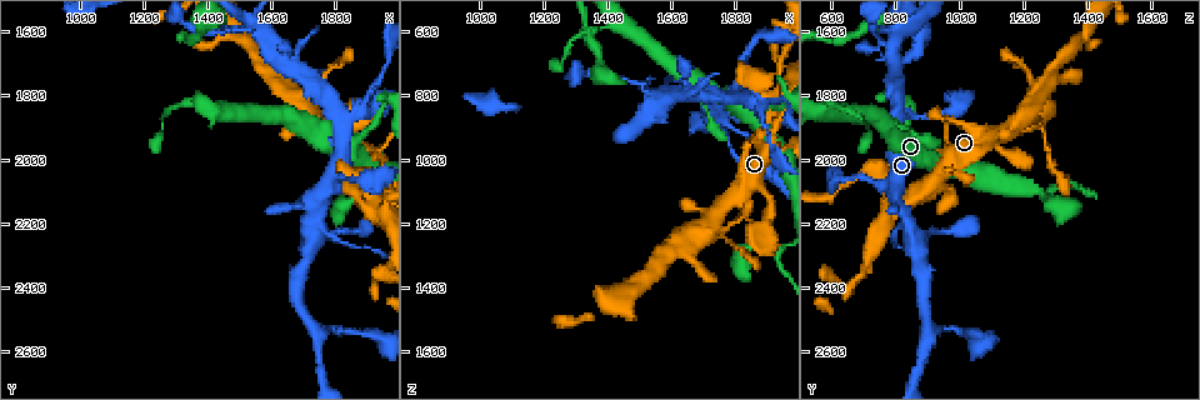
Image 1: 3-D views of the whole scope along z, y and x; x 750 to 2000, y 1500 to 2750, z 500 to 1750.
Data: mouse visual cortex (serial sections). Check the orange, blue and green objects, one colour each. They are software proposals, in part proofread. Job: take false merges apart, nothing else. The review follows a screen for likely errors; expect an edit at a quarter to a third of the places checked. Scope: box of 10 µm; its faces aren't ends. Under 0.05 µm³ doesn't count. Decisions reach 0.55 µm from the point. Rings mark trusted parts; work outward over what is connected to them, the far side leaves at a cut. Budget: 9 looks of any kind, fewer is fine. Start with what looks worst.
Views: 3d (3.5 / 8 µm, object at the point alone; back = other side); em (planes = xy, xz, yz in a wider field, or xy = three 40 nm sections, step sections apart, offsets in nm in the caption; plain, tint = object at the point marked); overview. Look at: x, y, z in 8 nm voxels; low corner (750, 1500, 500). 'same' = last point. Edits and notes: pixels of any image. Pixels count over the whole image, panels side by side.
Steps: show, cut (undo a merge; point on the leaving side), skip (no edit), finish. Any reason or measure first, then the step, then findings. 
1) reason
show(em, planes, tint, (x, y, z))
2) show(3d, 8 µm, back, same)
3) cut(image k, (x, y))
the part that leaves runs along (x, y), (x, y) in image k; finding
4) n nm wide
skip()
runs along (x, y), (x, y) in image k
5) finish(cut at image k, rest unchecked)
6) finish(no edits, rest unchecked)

four arms meet
show(3d, 3.5 µm, back, (1820, 1870, 810))

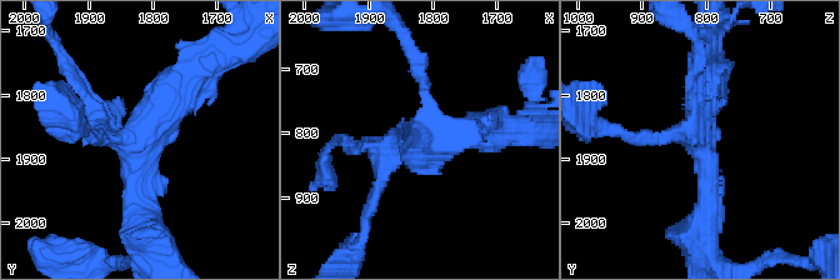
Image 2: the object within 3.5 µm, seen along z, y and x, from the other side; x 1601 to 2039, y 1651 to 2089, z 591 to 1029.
show(em, xy, step 5, tint, (1830, 1875, 810))

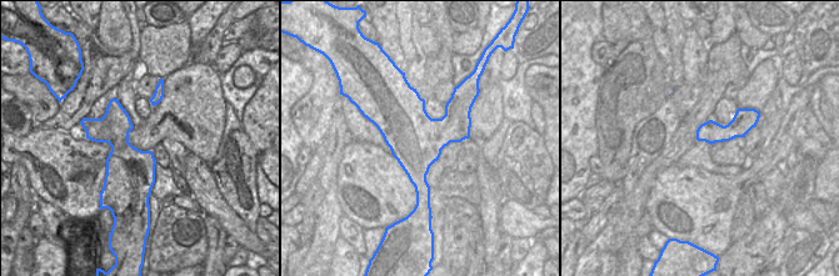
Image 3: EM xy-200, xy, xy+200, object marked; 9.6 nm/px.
skip()
runs along (143, 235), (135, 139), (185, 78) in image 2; all the same cell

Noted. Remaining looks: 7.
calibre changes
show(3d, 3.5 µm, (1370, 1820, 580))

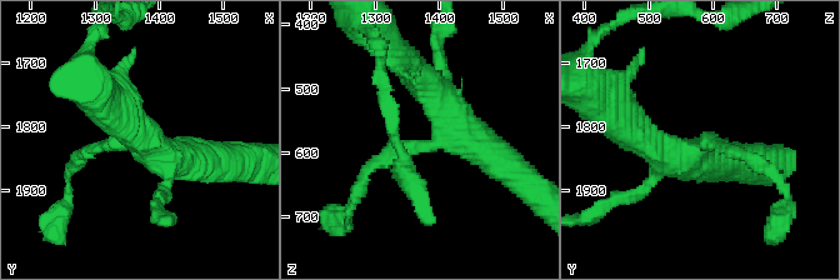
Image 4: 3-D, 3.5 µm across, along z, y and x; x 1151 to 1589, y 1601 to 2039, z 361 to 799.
arms of 150, 450 nm; shape alone is not enough
show(em, xy, step 3, tint, (1365, 1825, 590))

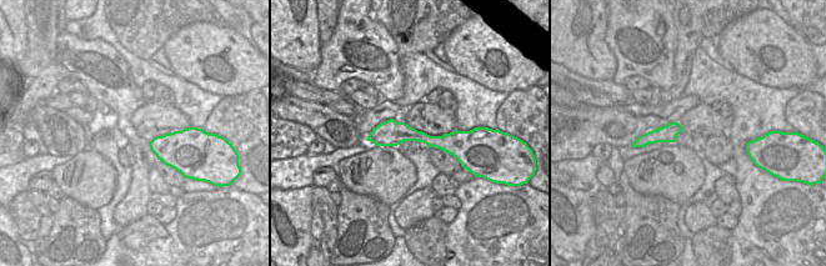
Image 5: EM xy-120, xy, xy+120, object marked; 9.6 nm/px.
show(em, xy, step 5, tint, same)

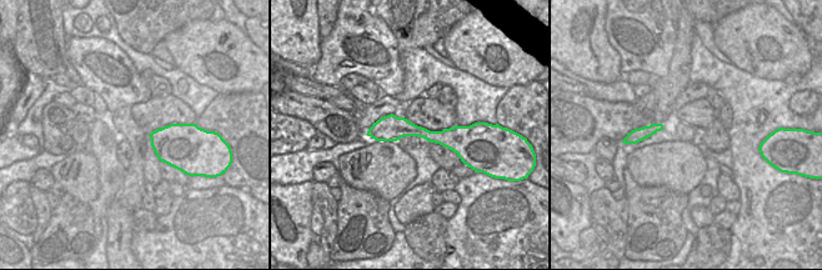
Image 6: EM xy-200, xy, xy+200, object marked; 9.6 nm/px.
skip()
runs along (371, 131), (464, 138) in image 6; one cell here

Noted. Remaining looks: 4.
three-way junction
show(3d, 3.5 µm, (1750, 2550, 900))

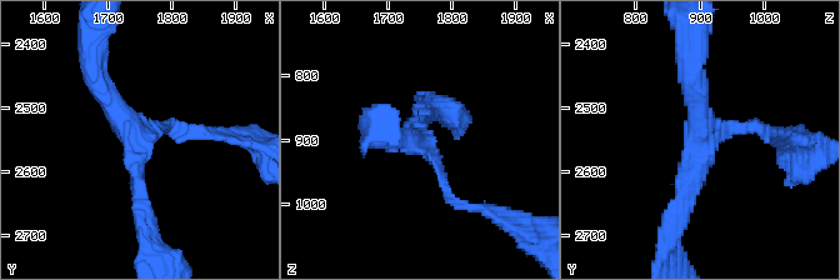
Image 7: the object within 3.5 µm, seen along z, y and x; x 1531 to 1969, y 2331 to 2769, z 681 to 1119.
3 arms; arms of 150, 200, 300 nm; now the EM
show(em, xy, step 2, plain, (1745, 2545, 905))

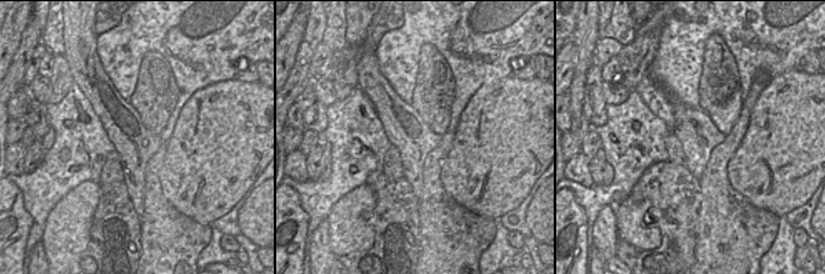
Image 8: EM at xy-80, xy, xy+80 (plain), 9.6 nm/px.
show(em, xy, step 2, tint, same)

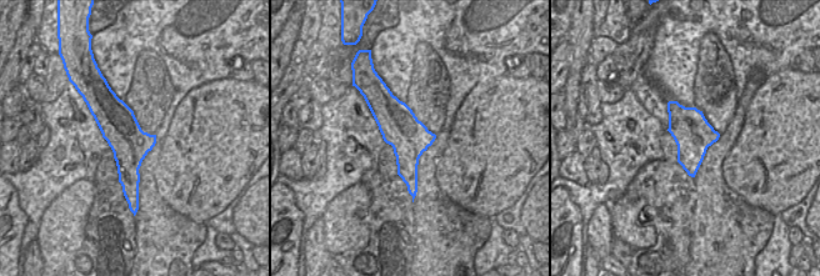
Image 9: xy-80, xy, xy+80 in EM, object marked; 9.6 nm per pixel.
380 nm wide
skip()
runs along (373, 131), (419, 144), (461, 205) in image 7; continuous, no second cell

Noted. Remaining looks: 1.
finish(no edits, rest unchecked)

